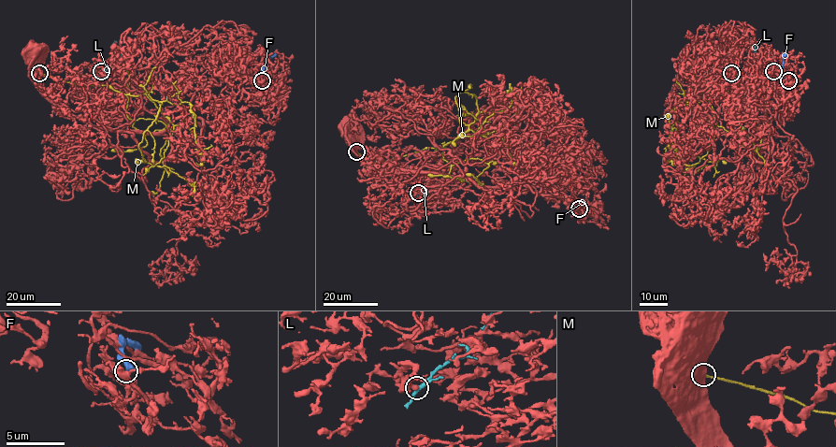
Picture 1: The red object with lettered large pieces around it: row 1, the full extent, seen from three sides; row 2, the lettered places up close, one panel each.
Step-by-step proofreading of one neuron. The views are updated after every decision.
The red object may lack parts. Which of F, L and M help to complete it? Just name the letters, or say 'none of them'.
none of them

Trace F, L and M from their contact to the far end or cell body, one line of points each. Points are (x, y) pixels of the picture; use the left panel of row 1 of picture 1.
F: (262, 80), (261, 69), (271, 56), (270, 60)
L: (102, 71), (115, 64), (120, 54), (117, 41)
M: (39, 73), (161, 102), (138, 148), (148, 163), (194, 182), (192, 195)

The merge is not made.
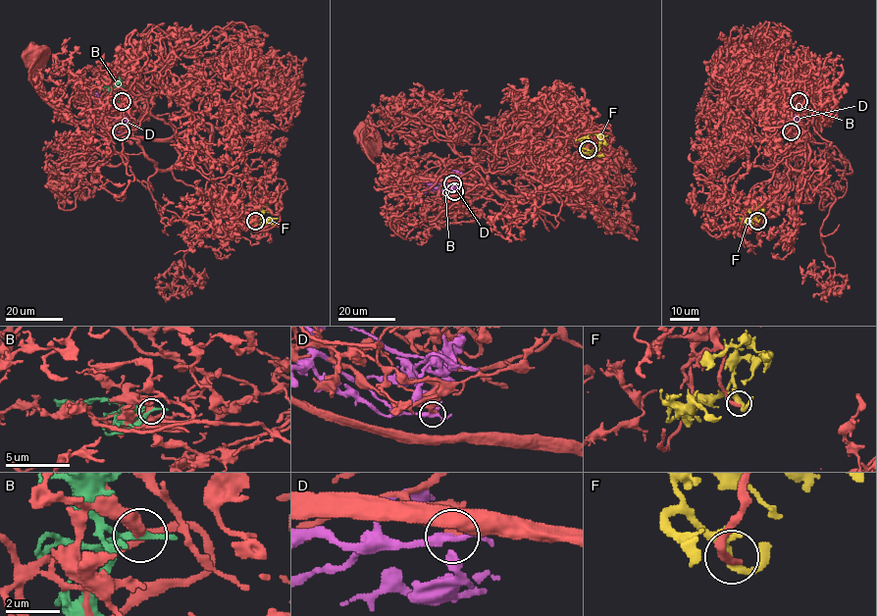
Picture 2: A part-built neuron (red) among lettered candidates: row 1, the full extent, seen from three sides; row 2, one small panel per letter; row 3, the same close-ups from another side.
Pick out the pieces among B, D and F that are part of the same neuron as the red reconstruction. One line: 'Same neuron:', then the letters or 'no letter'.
Same neuron: F

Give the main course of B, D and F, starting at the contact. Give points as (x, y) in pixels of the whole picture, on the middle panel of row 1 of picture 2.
B: (454, 191), (438, 189), (436, 186), (442, 181)
D: (453, 183), (446, 184), (447, 179), (453, 182), (414, 196)
F: (588, 149), (581, 147), (582, 141), (592, 133), (598, 134), (606, 145)

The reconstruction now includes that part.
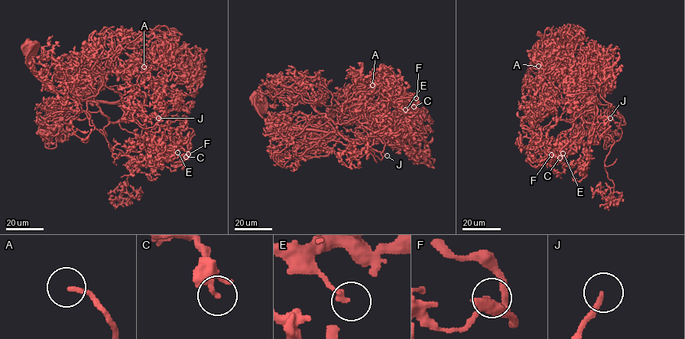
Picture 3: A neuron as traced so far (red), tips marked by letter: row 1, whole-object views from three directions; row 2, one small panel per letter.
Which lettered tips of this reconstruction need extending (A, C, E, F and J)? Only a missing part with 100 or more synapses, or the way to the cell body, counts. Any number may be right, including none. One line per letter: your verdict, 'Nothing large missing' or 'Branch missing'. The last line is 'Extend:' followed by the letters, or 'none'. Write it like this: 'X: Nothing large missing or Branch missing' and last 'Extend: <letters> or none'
A: Branch missing
C: Nothing large missing
E: Nothing large missing
F: Nothing large missing
J: Branch missing
Extend: A, J

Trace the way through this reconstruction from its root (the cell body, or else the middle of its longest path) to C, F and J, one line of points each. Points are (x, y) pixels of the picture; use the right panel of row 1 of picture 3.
C: (555, 44), (582, 99), (589, 102), (593, 93), (585, 92), (572, 126), (558, 136), (552, 158), (560, 158)
F: (555, 44), (582, 99), (593, 98), (585, 92), (551, 154)
J: (555, 44), (572, 67), (582, 99), (596, 106), (594, 126), (599, 135), (606, 133), (610, 118)

